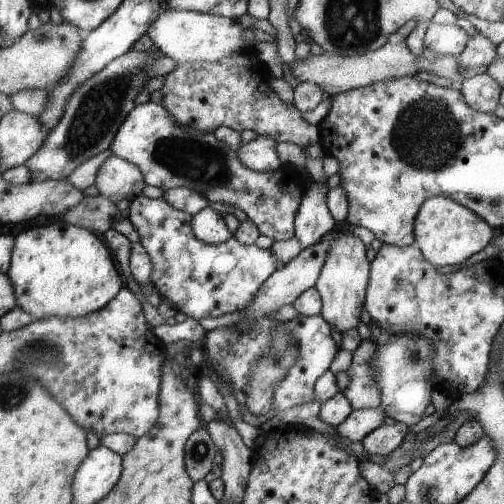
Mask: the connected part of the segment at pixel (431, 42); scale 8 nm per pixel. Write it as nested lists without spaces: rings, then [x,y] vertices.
[[[430,23],[426,30],[423,46],[436,54],[456,56],[467,48],[468,36],[465,29],[457,25]]]

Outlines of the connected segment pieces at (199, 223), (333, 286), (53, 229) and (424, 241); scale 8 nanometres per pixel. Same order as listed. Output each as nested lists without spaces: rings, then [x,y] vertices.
[[[210,204],[194,215],[192,224],[196,237],[203,243],[218,245],[232,237],[232,231],[228,230],[227,220]]]
[[[350,231],[336,234],[336,238],[332,240],[331,253],[328,254],[327,261],[320,271],[319,280],[315,284],[322,297],[320,315],[323,315],[331,323],[331,327],[341,334],[358,328],[360,314],[364,308],[364,292],[367,292],[368,285],[368,258],[364,242]]]
[[[58,221],[44,226],[27,226],[15,236],[10,268],[7,275],[14,284],[15,295],[22,310],[25,310],[35,320],[50,317],[78,318],[103,309],[110,301],[118,296],[122,289],[122,278],[117,262],[112,260],[110,250],[87,228],[72,226],[64,221]]]
[[[446,196],[428,198],[415,218],[414,245],[423,251],[424,258],[435,267],[456,266],[483,250],[492,240],[492,226],[479,214]]]

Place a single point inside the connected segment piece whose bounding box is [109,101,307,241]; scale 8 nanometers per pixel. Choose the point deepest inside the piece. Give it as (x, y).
(170, 155)

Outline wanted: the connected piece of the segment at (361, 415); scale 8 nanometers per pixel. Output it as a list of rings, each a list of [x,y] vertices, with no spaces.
[[[379,409],[353,410],[350,416],[342,424],[336,427],[336,432],[350,440],[352,444],[362,442],[365,436],[382,426],[388,418]]]

